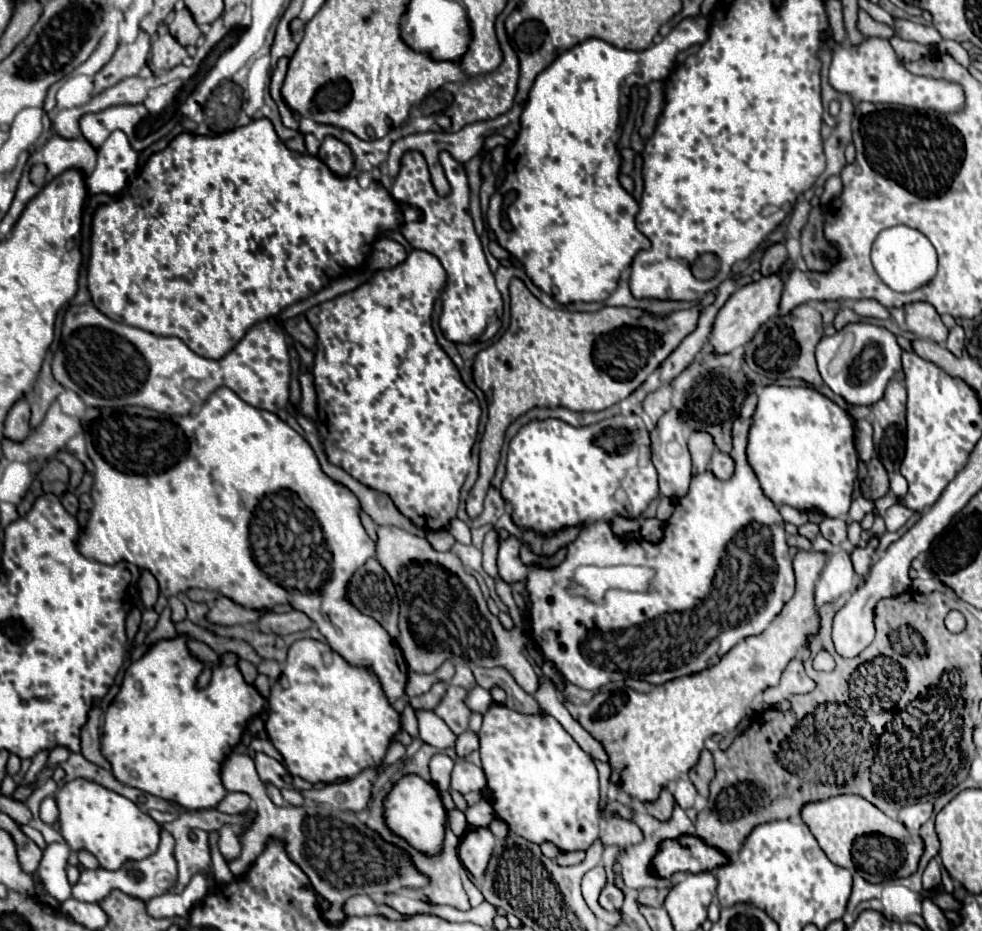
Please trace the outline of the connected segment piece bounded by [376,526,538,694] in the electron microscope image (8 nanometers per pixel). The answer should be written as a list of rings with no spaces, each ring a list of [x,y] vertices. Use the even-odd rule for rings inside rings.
[[[380,526],[376,558],[396,586],[400,602],[398,646],[408,670],[416,674],[432,674],[446,658],[458,664],[484,668],[502,666],[520,688],[528,694],[536,692],[538,676],[522,654],[522,646],[526,644],[524,632],[520,628],[502,628],[500,620],[488,610],[476,578],[466,574],[456,554],[436,552],[426,538],[418,538],[402,528]]]

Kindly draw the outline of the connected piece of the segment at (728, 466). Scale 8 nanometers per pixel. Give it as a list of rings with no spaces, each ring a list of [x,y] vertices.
[[[714,450],[712,454],[712,462],[710,462],[710,470],[718,480],[728,480],[734,472],[734,462],[730,460],[728,454]]]

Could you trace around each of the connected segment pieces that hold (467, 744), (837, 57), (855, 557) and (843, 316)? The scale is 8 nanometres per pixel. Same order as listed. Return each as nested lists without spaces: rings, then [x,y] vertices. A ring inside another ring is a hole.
[[[464,732],[462,736],[458,736],[454,750],[460,758],[468,756],[472,750],[478,750],[478,736],[474,732]]]
[[[830,32],[822,34],[822,44],[832,50],[832,64],[828,72],[830,86],[852,98],[852,104],[872,102],[872,104],[902,104],[914,110],[934,110],[940,114],[960,112],[964,108],[966,96],[960,84],[948,80],[934,80],[910,74],[898,60],[894,48],[886,38],[866,38],[858,46],[836,44]]]
[[[872,536],[864,548],[856,546],[856,548],[850,552],[850,560],[852,560],[854,572],[856,572],[856,576],[860,578],[860,582],[866,580],[866,576],[868,576],[868,572],[870,572],[870,564],[872,564],[872,556],[874,556],[876,548],[878,548],[878,538]]]
[[[840,308],[838,314],[836,314],[836,320],[834,320],[834,328],[842,330],[850,322],[860,322],[860,316],[854,314],[850,308]]]

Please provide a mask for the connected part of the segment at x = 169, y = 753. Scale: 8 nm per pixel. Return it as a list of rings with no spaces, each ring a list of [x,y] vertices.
[[[186,636],[160,640],[150,648],[150,652],[134,662],[126,670],[122,690],[110,704],[102,728],[102,754],[110,762],[114,778],[126,786],[140,788],[168,802],[176,802],[186,810],[214,808],[226,794],[220,778],[222,760],[240,742],[248,720],[268,706],[256,688],[244,682],[236,662],[238,658],[234,654],[224,654],[222,666],[212,670],[212,680],[204,690],[196,688],[196,678],[202,672],[202,664],[190,656]]]

